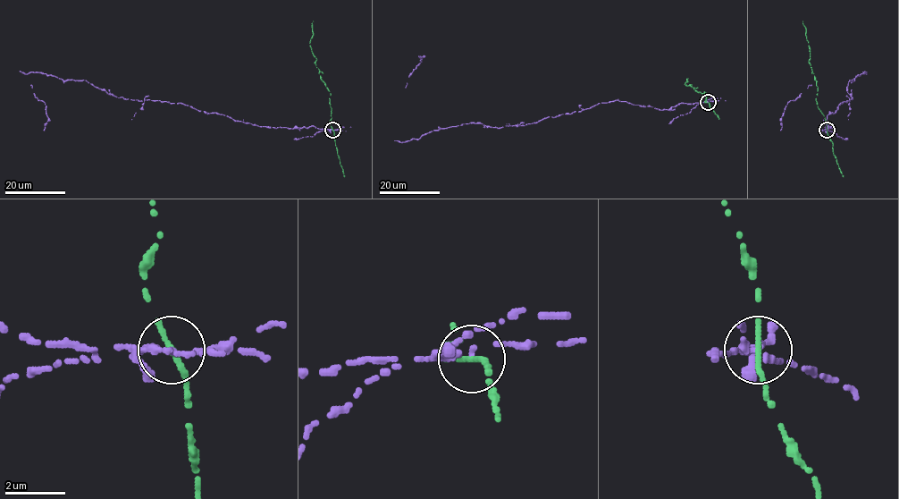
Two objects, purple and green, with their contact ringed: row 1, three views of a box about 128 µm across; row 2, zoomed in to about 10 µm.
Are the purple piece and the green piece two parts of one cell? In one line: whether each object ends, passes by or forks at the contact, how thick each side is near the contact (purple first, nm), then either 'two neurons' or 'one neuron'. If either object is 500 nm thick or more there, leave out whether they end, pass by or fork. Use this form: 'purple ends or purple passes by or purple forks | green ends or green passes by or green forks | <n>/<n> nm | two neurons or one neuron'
purple passes by | green ends | 140/260 nm | two neurons

